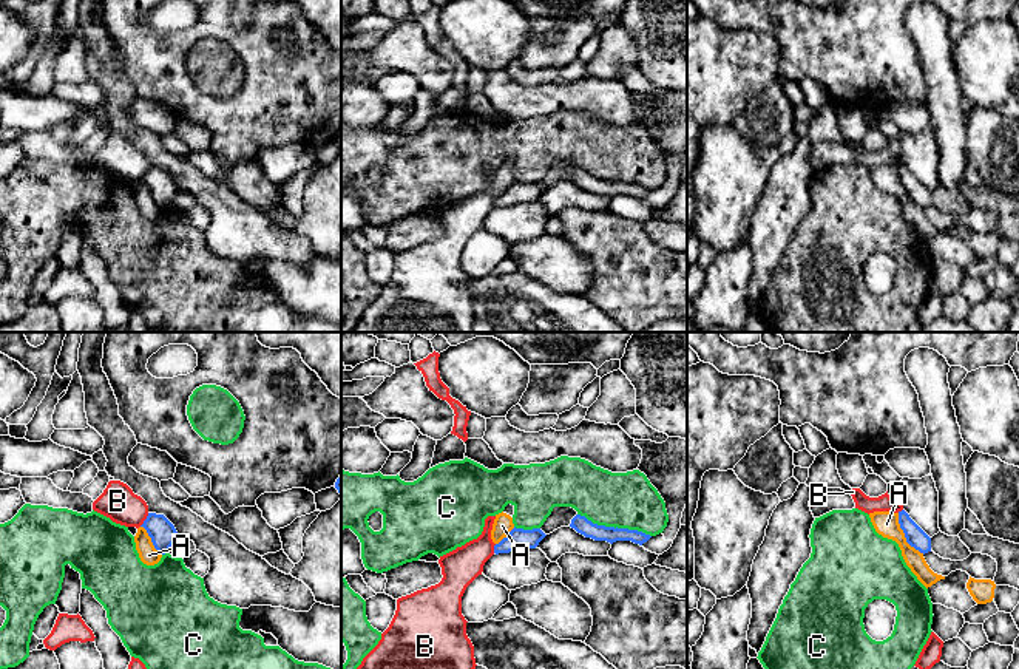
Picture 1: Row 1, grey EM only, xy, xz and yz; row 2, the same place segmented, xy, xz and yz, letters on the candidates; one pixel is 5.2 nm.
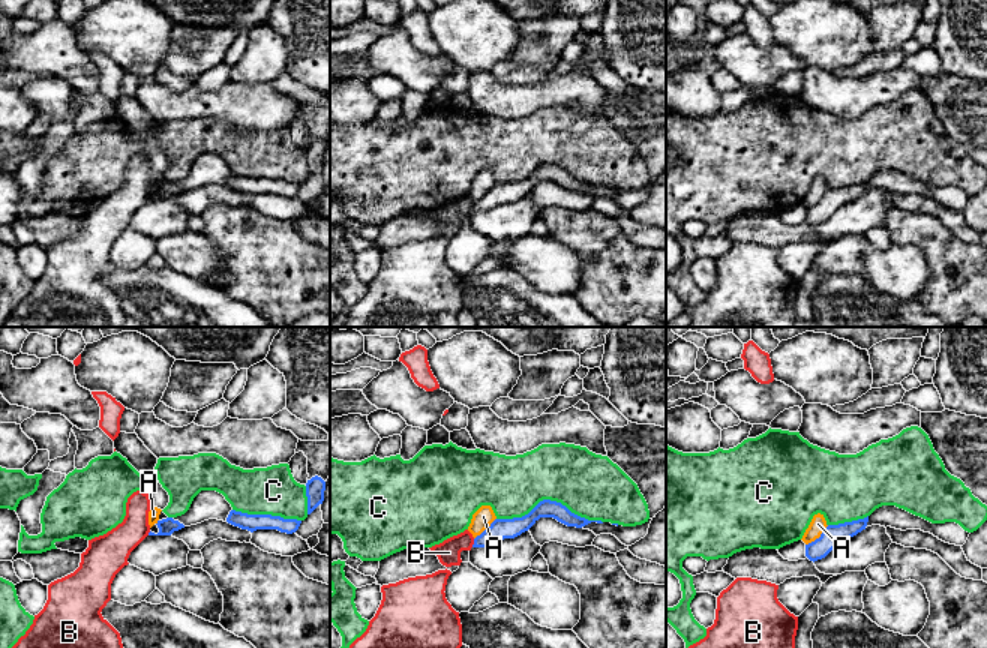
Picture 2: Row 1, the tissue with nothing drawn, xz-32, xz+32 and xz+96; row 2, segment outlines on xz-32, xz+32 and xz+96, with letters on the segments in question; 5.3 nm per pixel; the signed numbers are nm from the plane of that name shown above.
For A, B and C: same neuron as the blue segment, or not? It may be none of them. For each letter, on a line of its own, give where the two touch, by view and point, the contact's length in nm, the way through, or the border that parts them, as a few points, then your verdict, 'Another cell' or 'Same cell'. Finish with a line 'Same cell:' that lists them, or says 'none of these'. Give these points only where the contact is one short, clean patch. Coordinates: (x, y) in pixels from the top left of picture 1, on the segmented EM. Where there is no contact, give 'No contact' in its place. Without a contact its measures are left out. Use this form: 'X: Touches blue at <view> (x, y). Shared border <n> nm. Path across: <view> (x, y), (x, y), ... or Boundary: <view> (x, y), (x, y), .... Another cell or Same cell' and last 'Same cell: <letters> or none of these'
A: Touches blue at yz (905, 536). Shared border 260 nm. Boundary: yz (897, 513), (897, 522), (905, 539), (924, 553). Another cell
B: Touches blue at xy (145, 519). Shared border 90 nm. Boundary: xy (148, 513), (139, 526). Another cell
C: Touches blue at xz (613, 527). Shared border 400 nm. Another cell
Same cell: none of these

